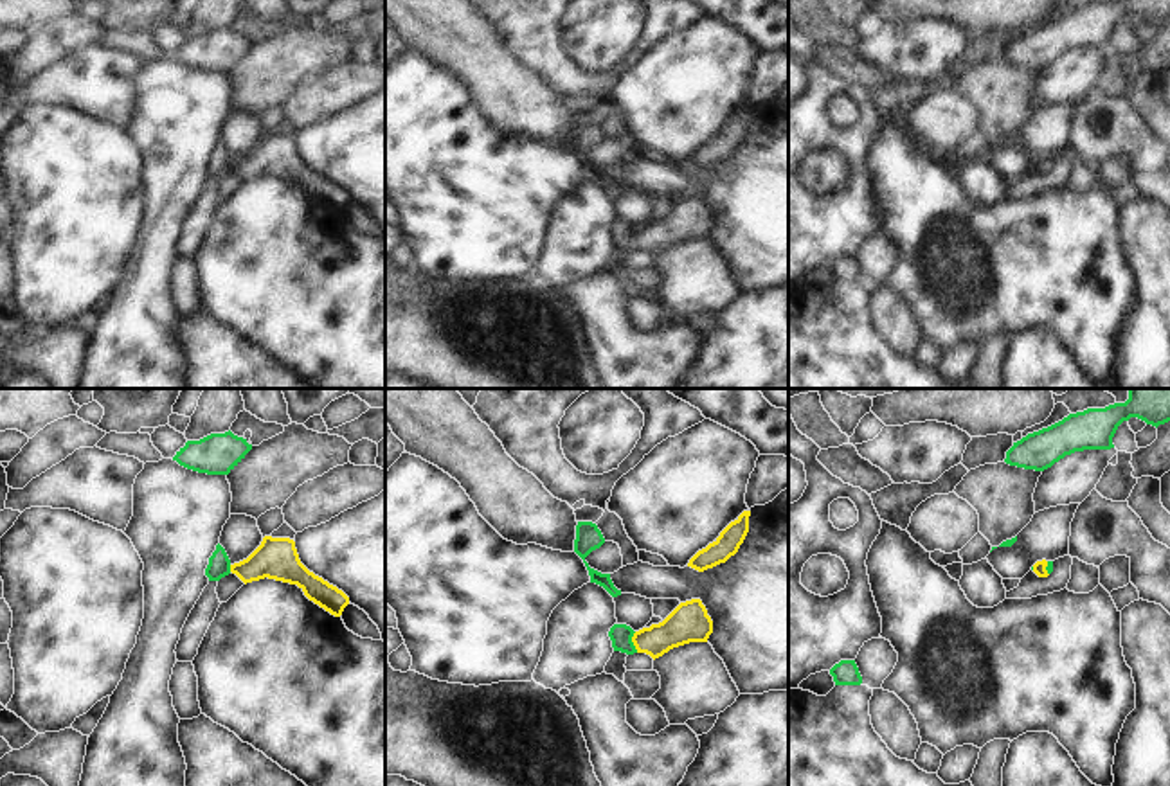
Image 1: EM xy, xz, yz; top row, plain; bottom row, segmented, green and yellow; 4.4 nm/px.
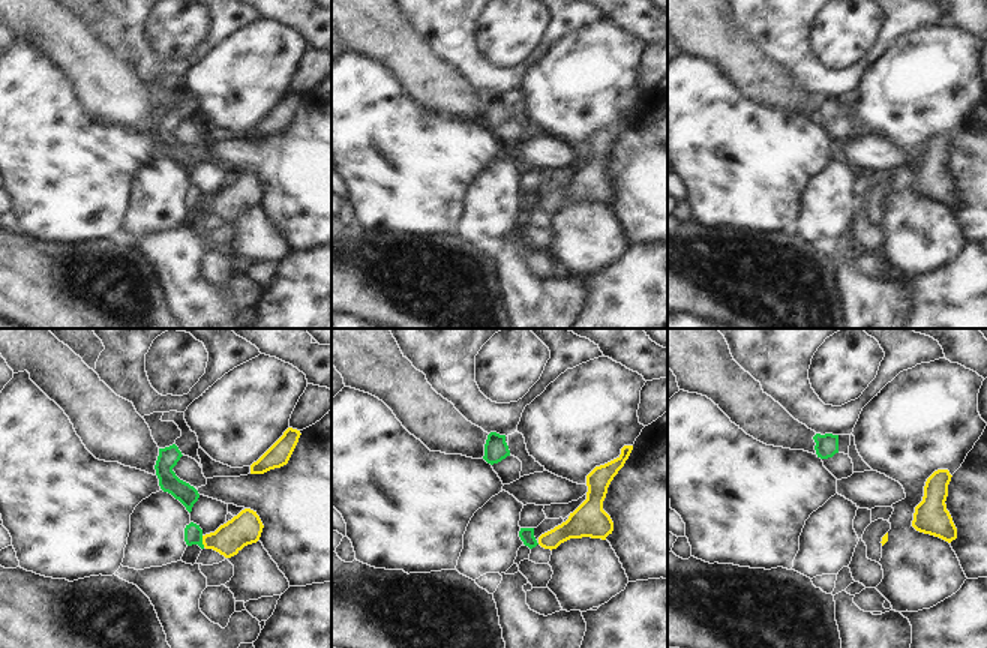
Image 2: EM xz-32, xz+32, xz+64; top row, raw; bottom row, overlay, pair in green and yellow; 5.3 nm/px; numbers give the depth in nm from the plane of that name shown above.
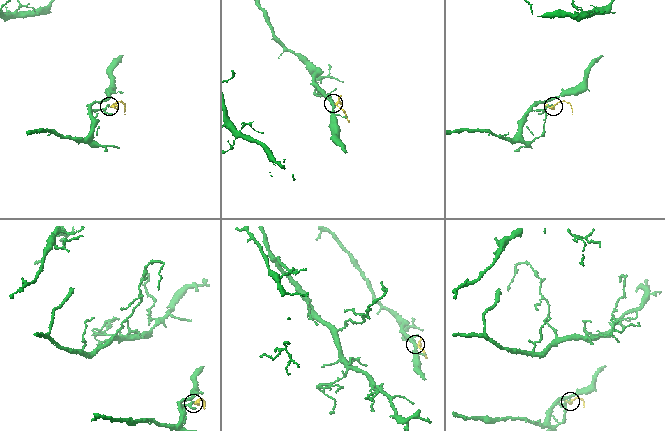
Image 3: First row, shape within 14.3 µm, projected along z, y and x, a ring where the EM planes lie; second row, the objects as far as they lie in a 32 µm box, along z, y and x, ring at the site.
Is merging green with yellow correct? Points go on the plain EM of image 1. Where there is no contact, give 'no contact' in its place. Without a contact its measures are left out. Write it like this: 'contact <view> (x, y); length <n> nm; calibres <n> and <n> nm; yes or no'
contact xz (632, 240); length 100 nm; calibres 100 and 170 nm; yes

